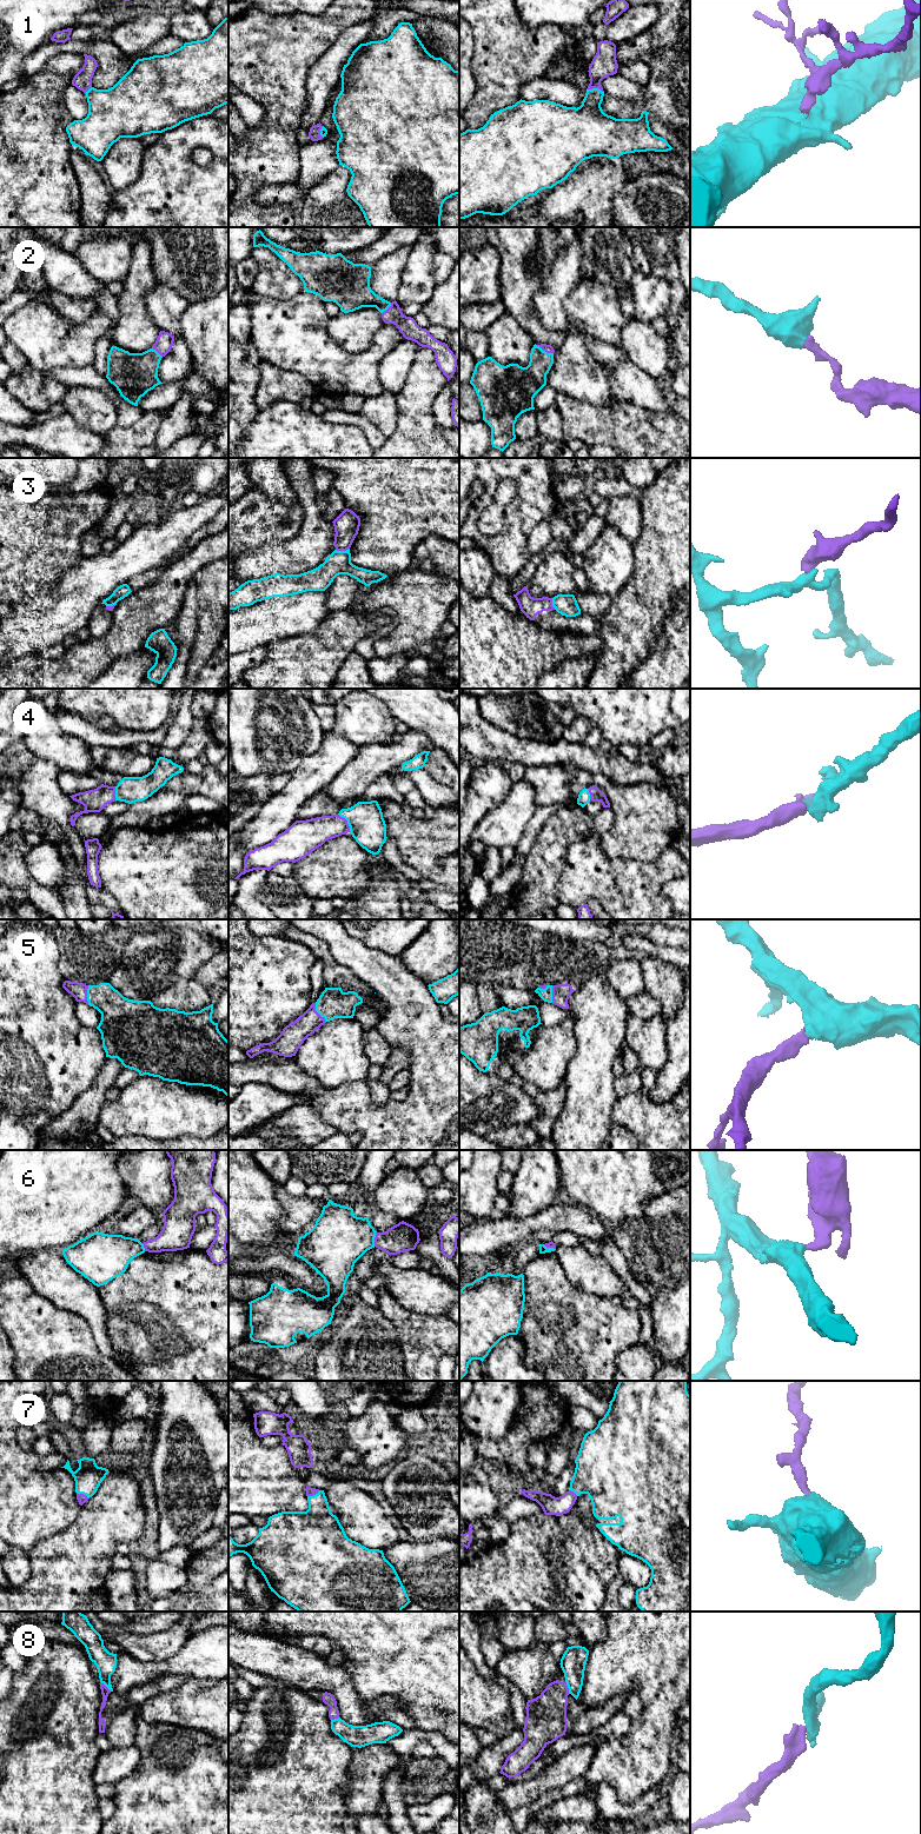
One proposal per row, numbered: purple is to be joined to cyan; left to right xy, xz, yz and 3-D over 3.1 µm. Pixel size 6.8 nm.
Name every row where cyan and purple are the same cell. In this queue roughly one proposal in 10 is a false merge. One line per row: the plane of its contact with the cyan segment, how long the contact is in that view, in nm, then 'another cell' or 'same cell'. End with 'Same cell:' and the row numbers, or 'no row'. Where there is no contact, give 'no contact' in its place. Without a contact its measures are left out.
1: meets cyan in yz; contact 120 nm long; same cell
2: meets cyan in yz; contact 130 nm long; same cell
3: meets cyan in xz; contact 100 nm long; another cell
4: meets cyan in xz; contact 150 nm long; same cell
5: meets cyan in xz; contact 150 nm long; same cell
6: meets cyan in xz; contact 110 nm long; another cell
7: meets cyan in xz; contact 100 nm long; same cell
8: meets cyan in yz; contact 90 nm long; another cell
Same cell: 1, 2, 4, 5, 7

